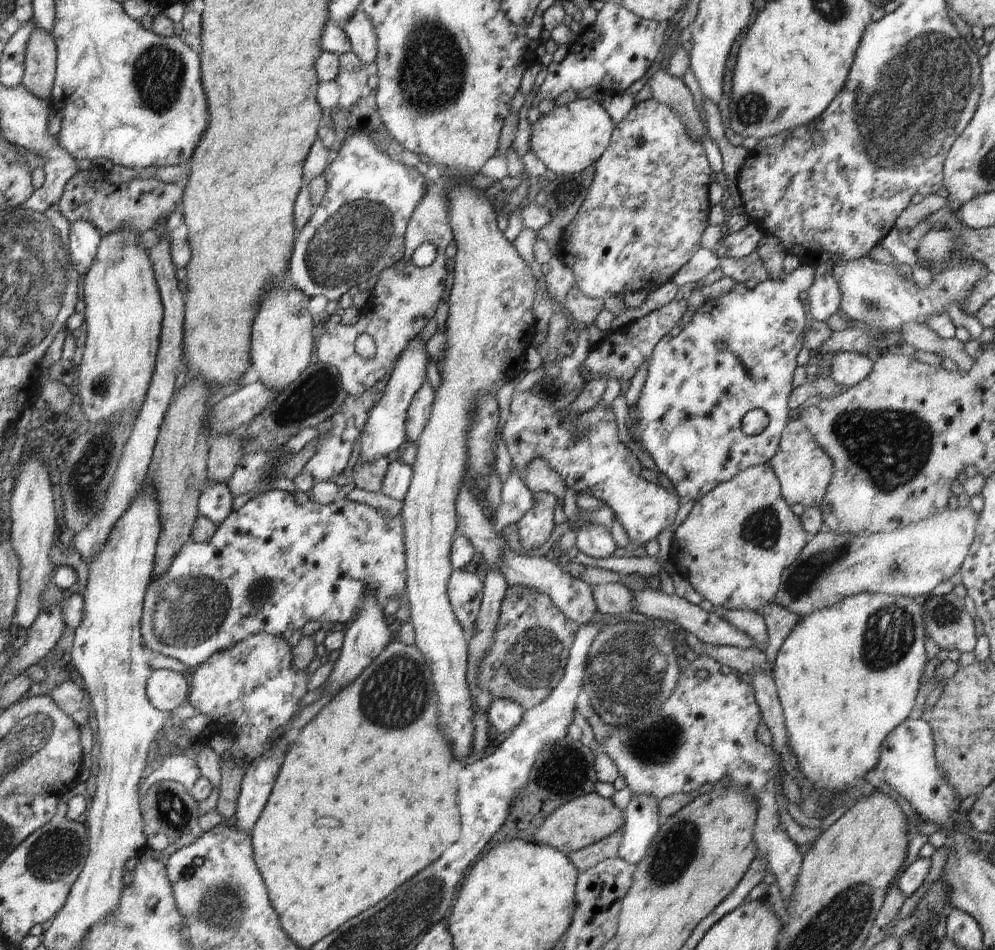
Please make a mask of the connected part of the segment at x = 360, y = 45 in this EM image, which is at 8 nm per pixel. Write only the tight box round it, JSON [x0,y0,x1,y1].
[340,10,378,66]

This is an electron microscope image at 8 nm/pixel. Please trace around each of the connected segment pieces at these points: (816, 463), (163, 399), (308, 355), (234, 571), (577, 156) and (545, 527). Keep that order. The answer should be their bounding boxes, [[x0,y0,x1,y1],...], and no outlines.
[[768,419,834,508],[74,219,185,566],[251,288,315,393],[140,490,406,670],[530,99,614,175],[516,491,558,552]]

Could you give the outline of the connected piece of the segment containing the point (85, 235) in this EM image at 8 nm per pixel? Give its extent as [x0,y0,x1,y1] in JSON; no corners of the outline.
[69,220,103,274]

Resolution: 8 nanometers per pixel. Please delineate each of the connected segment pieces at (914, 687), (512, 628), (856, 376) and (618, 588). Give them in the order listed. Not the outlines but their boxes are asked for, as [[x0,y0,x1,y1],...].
[[772,594,926,793],[476,586,578,711],[828,352,873,387],[590,578,632,615]]

